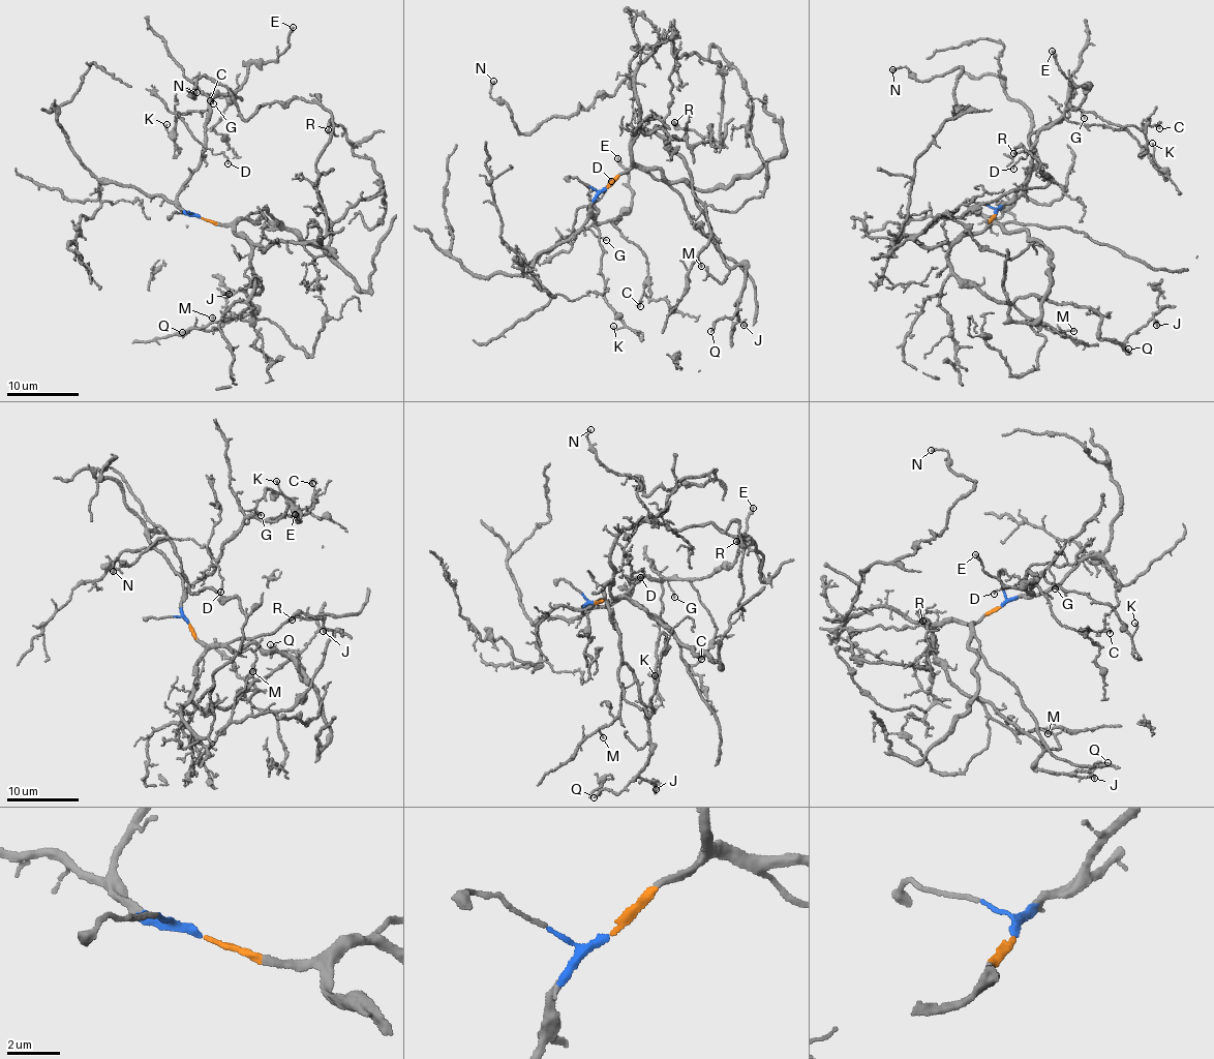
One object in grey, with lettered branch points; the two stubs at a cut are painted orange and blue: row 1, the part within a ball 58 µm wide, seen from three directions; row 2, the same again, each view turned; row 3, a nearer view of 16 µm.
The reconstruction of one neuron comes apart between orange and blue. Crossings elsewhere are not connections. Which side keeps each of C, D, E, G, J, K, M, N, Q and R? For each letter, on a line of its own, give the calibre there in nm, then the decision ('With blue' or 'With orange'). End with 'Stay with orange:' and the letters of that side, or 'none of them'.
C: Thickness 80 nm. With blue
D: Thickness 100 nm. With blue
E: Thickness 240 nm. With blue
G: Thickness 120 nm. With blue
J: Thickness 160 nm. With orange
K: Thickness 90 nm. With blue
M: Thickness 120 nm. With orange
N: Thickness 170 nm. With orange
Q: Thickness 160 nm. With orange
R: Thickness 140 nm. With orange
Stay with orange: J, M, N, Q, R

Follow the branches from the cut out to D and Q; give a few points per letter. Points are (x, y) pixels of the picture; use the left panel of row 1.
D: (200, 216), (178, 203), (177, 194), (198, 165), (201, 150), (206, 147), (215, 154), (224, 154), (226, 163)
Q: (200, 218), (231, 227), (243, 237), (261, 293), (251, 281), (246, 293), (254, 311), (214, 330), (181, 331)

